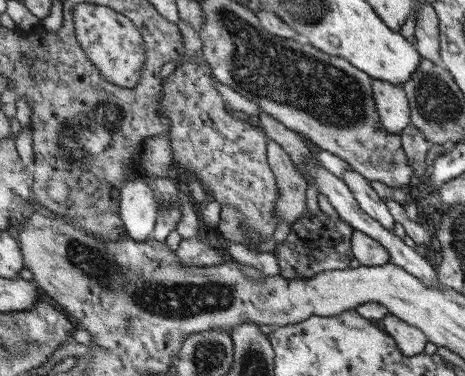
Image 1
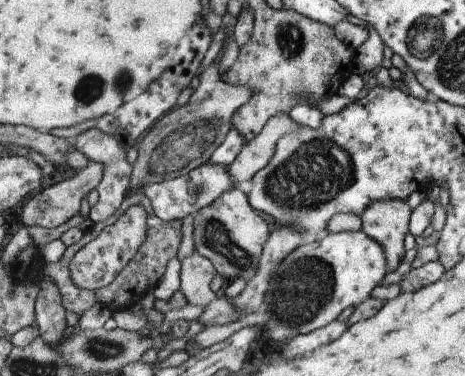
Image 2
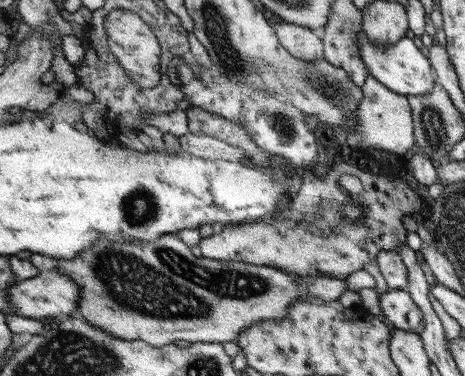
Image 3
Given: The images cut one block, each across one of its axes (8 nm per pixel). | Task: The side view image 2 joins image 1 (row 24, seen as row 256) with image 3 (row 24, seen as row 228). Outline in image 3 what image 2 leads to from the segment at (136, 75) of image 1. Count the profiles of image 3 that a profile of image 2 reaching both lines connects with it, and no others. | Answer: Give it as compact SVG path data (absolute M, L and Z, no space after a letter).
M113 10L107 16L105 30L109 32L111 52L117 56L127 76L133 78L133 82L141 88L157 88L161 82L161 42L157 40L157 34L135 12L129 10Z

